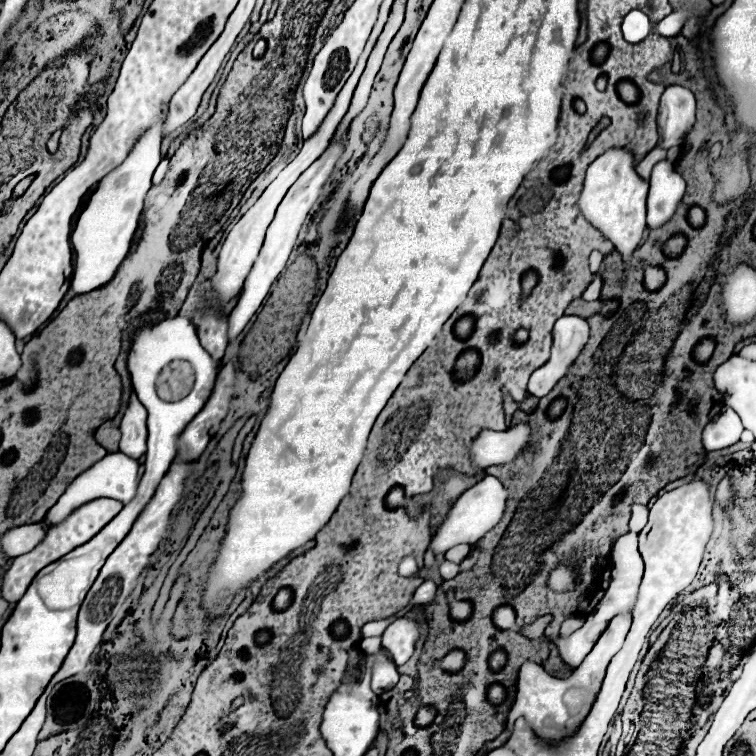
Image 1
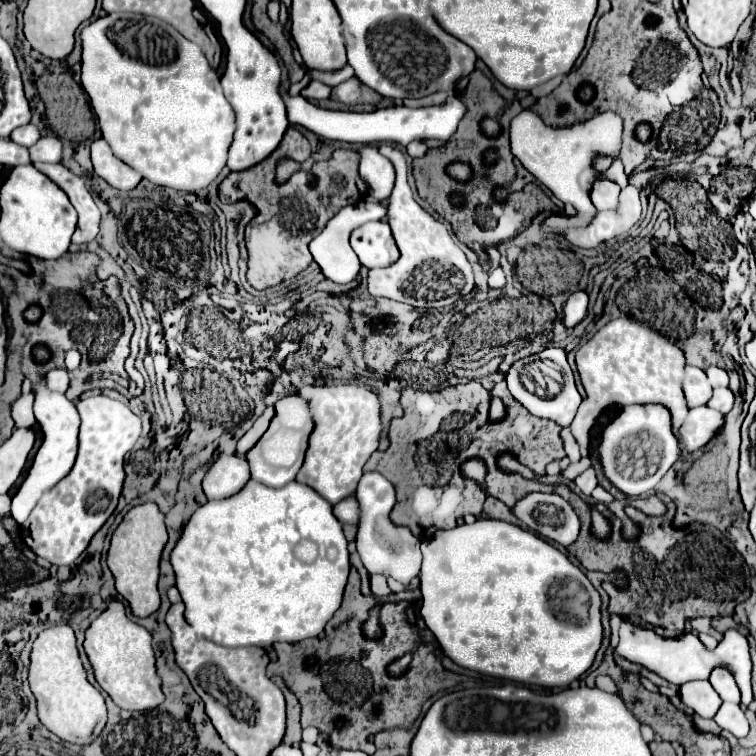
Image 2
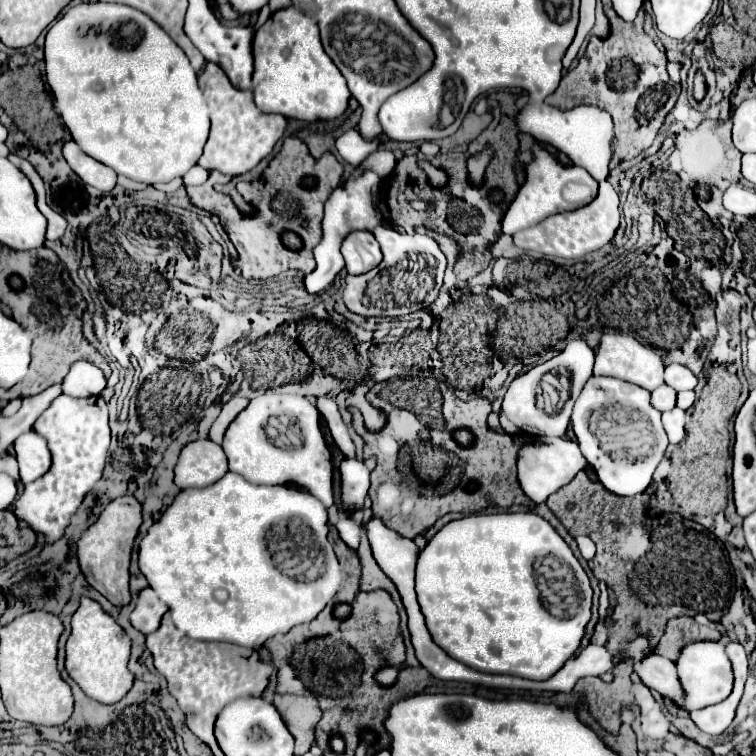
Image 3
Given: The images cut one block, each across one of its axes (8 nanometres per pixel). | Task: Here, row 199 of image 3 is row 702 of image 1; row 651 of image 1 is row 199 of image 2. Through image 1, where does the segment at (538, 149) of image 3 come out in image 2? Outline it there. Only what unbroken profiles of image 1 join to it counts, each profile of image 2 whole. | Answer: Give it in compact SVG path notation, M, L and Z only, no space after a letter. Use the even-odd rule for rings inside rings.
M598 178L590 192L590 198L598 210L616 210L618 196L620 196L620 186L606 178Z

